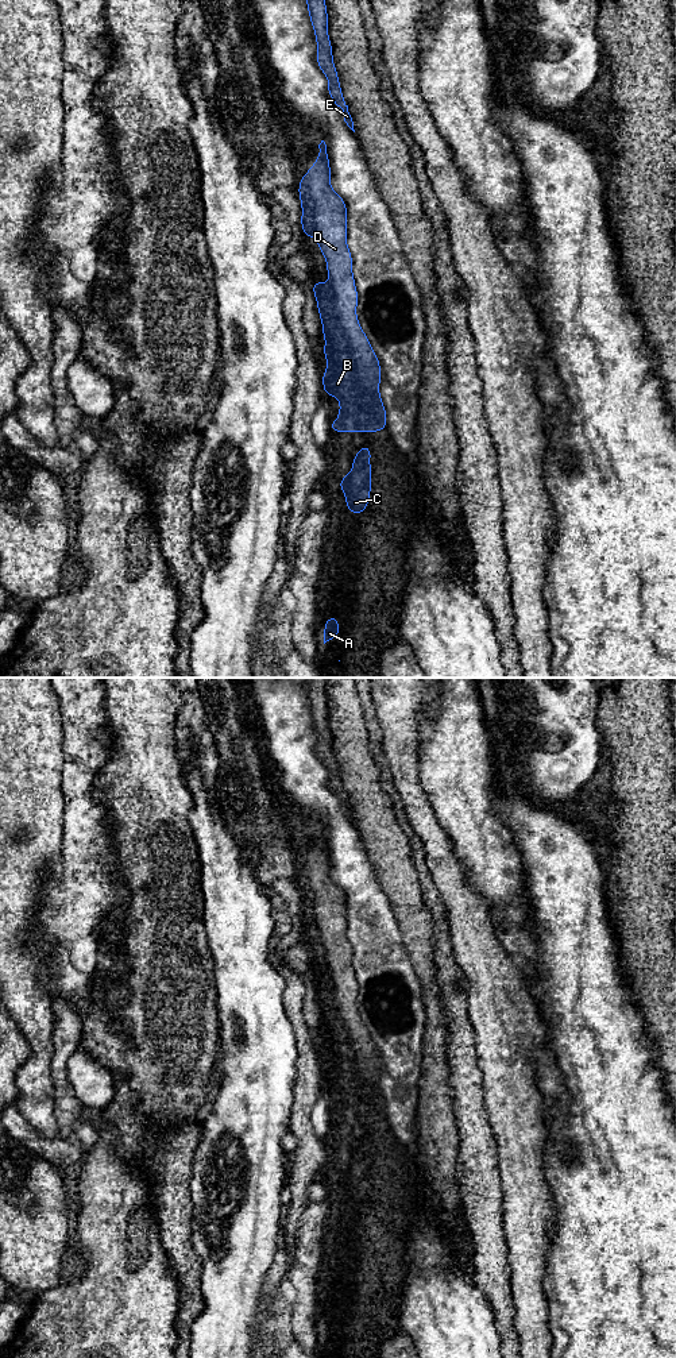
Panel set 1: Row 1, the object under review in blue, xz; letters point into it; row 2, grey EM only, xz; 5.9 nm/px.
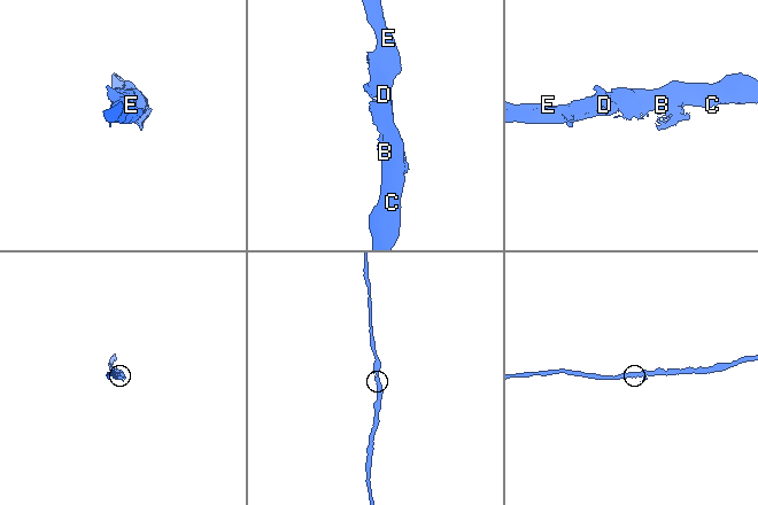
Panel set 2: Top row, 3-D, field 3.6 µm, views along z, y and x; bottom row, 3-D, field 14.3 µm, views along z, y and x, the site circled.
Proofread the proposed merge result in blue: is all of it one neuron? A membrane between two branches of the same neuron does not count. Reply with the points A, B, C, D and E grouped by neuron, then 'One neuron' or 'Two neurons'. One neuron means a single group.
Groups: A C D E / B. Two neurons

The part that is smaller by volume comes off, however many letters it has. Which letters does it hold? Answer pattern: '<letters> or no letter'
B

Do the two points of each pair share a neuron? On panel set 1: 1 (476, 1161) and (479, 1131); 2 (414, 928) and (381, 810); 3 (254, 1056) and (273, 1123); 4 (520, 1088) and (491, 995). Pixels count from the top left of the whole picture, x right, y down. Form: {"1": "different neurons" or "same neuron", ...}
{"1": "same neuron", "2": "same neuron", "3": "same neuron", "4": "same neuron"}

